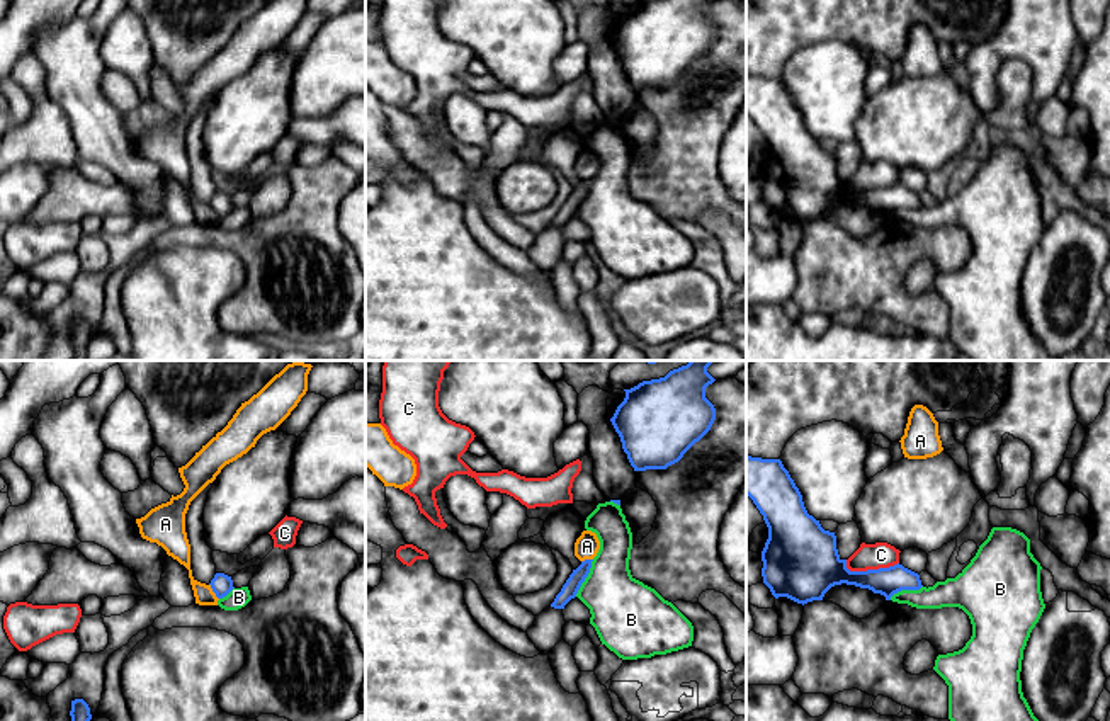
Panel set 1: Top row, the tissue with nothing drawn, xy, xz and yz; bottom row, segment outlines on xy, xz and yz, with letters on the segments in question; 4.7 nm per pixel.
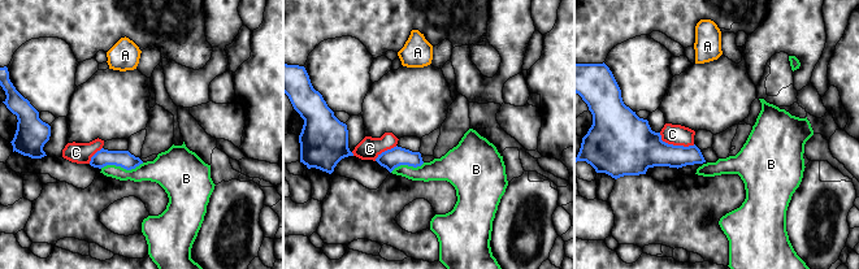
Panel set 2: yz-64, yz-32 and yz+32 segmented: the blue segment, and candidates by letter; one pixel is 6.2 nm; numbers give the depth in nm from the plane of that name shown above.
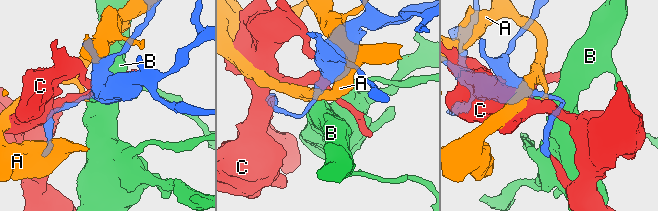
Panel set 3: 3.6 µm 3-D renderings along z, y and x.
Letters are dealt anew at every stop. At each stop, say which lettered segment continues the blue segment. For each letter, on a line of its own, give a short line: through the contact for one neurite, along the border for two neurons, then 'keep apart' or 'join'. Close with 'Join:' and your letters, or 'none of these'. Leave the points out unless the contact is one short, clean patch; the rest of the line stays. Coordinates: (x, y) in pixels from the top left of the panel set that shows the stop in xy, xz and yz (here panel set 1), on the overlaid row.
A: line xy (209, 584), (218, 599); keep apart
B: line xz (594, 560), (588, 575), (575, 596); keep apart
C: keep apart
Join: none of these

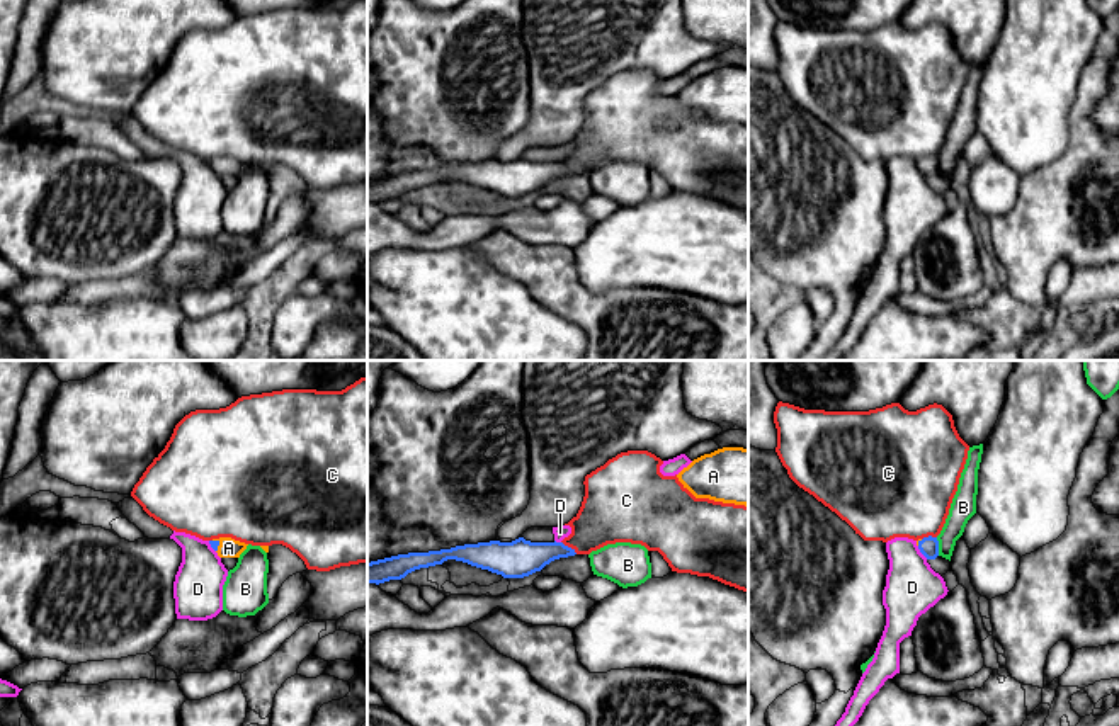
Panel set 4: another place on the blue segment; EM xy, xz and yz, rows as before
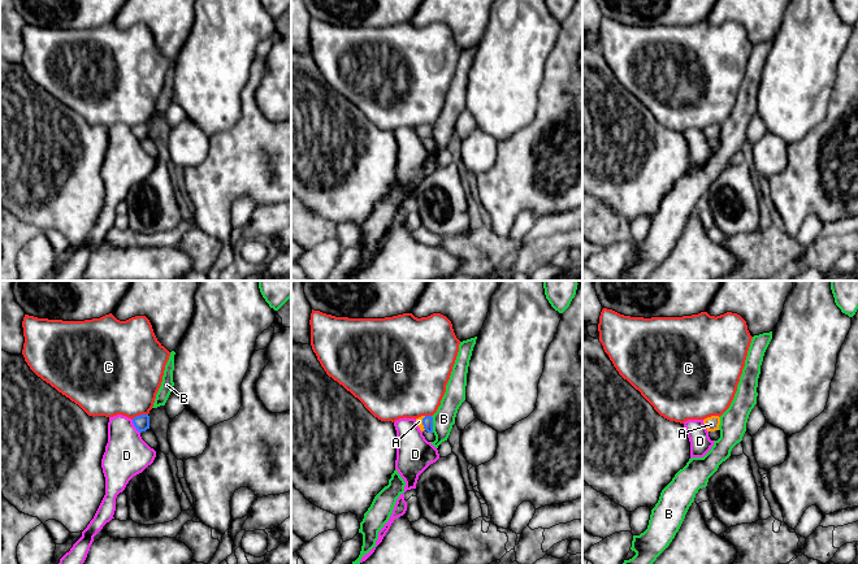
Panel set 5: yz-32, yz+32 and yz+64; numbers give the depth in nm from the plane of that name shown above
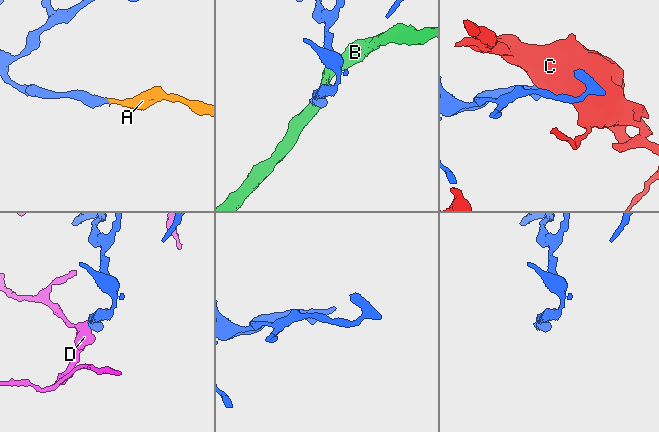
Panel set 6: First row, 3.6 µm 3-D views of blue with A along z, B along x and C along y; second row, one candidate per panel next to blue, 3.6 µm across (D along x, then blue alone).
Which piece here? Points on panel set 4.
A: line xy (215, 544), (218, 544), (228, 548); join
B: line yz (936, 538), (939, 555); keep apart
C: keep apart
D: line yz (917, 546), (927, 558); keep apart
Join: A

